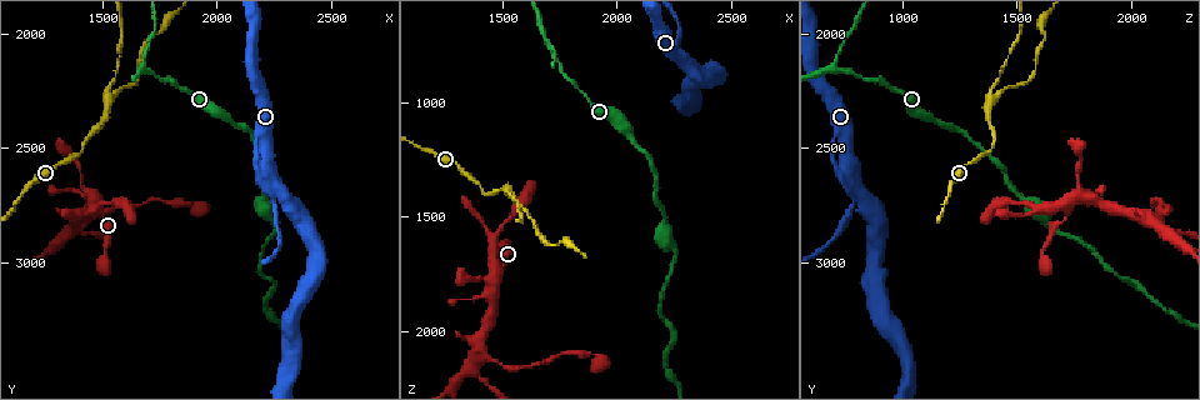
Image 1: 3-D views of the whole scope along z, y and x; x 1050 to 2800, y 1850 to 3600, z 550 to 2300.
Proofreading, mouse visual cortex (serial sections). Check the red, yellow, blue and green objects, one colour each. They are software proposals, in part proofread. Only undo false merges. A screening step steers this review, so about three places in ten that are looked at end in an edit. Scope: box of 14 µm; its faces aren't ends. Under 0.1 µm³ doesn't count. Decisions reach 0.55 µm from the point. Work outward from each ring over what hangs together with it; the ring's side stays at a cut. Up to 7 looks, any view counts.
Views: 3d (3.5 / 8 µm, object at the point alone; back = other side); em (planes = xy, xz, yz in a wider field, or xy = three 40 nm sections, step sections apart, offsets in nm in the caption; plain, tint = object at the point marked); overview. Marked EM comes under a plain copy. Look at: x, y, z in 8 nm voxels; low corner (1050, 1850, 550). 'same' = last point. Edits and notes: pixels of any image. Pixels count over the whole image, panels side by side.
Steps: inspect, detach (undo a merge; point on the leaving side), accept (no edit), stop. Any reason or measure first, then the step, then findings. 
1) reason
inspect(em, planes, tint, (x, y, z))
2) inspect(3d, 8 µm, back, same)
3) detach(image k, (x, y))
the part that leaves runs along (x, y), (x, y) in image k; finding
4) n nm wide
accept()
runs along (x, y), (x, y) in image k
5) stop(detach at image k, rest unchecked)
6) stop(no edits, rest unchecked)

three arms meet
inspect(3d, 3.5 µm, (1670, 2140, 710))

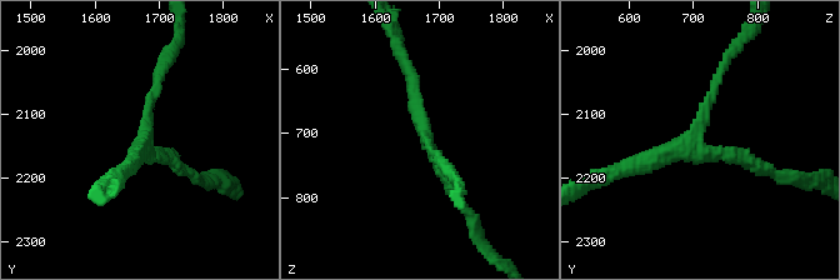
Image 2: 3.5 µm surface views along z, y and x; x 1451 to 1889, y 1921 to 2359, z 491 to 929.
need the tissue
inspect(em, xy, step 1, tint, (1680, 2145, 705))

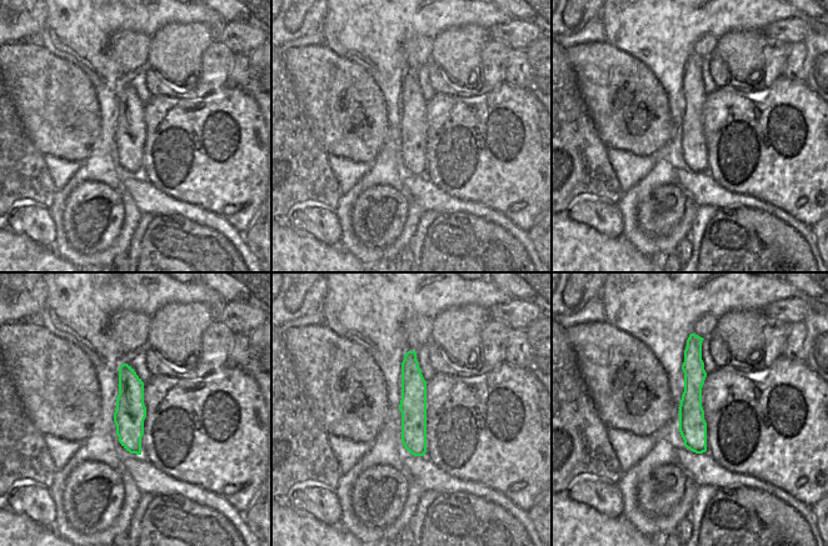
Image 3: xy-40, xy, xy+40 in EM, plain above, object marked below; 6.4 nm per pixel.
3 arms; arms of 150, 150, 200 nm
accept()
runs along (761, 171), (695, 140), (724, 68) in image 2; continuous, no second cell

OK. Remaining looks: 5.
inspect(3d, 8 µm, (1520, 2290, 1390))

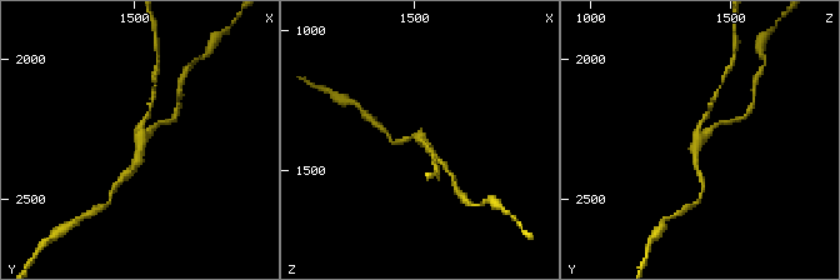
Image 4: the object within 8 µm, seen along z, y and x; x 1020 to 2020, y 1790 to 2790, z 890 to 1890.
3 arms; arms of 150, 150, 150 nm
inspect(em, xy, step 5, tint, (1530, 2290, 1400))

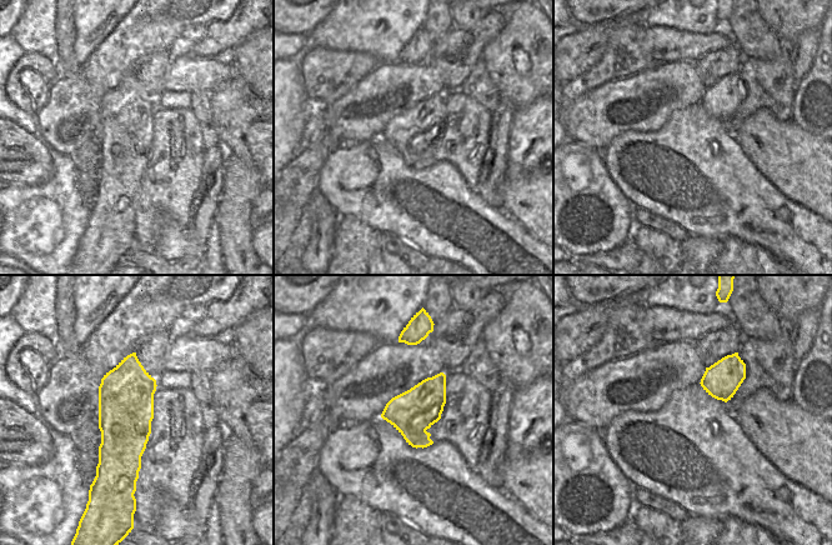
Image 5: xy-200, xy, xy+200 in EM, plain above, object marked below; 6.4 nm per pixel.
300 nm wide
accept()
runs along (128, 171), (143, 138), (164, 123) in image 4; continuous, no second cell

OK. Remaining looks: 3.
a fork
inspect(3d, 3.5 µm, back, (1460, 2710, 1790))

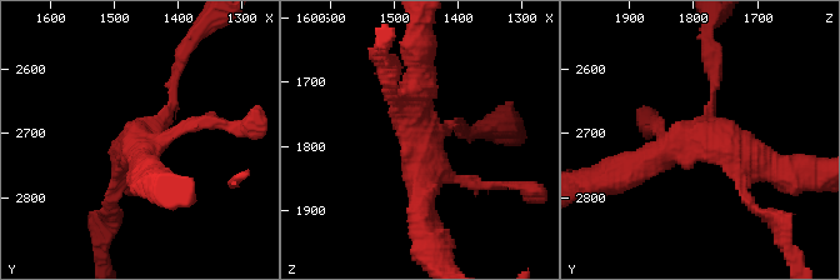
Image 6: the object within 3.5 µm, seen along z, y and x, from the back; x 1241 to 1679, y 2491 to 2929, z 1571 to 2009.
shape alone is not enough
inspect(em, xy, step 1, tint, (1465, 2715, 1785))

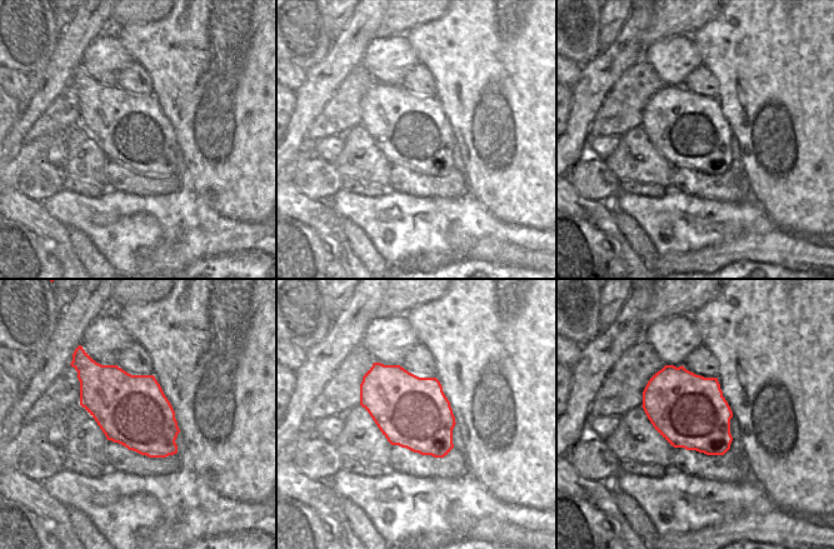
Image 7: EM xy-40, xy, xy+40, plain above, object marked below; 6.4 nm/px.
inspect(em, planes, tint, same)

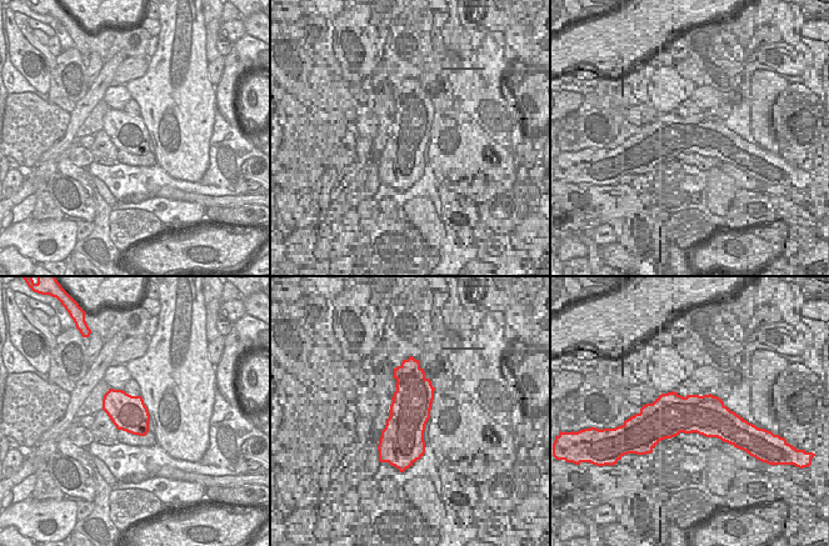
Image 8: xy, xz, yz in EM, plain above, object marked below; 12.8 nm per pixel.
accept()
runs along (396, 96), (415, 119), (423, 215) in image 6; one cell here

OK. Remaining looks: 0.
stop(no edits, rest unchecked)

